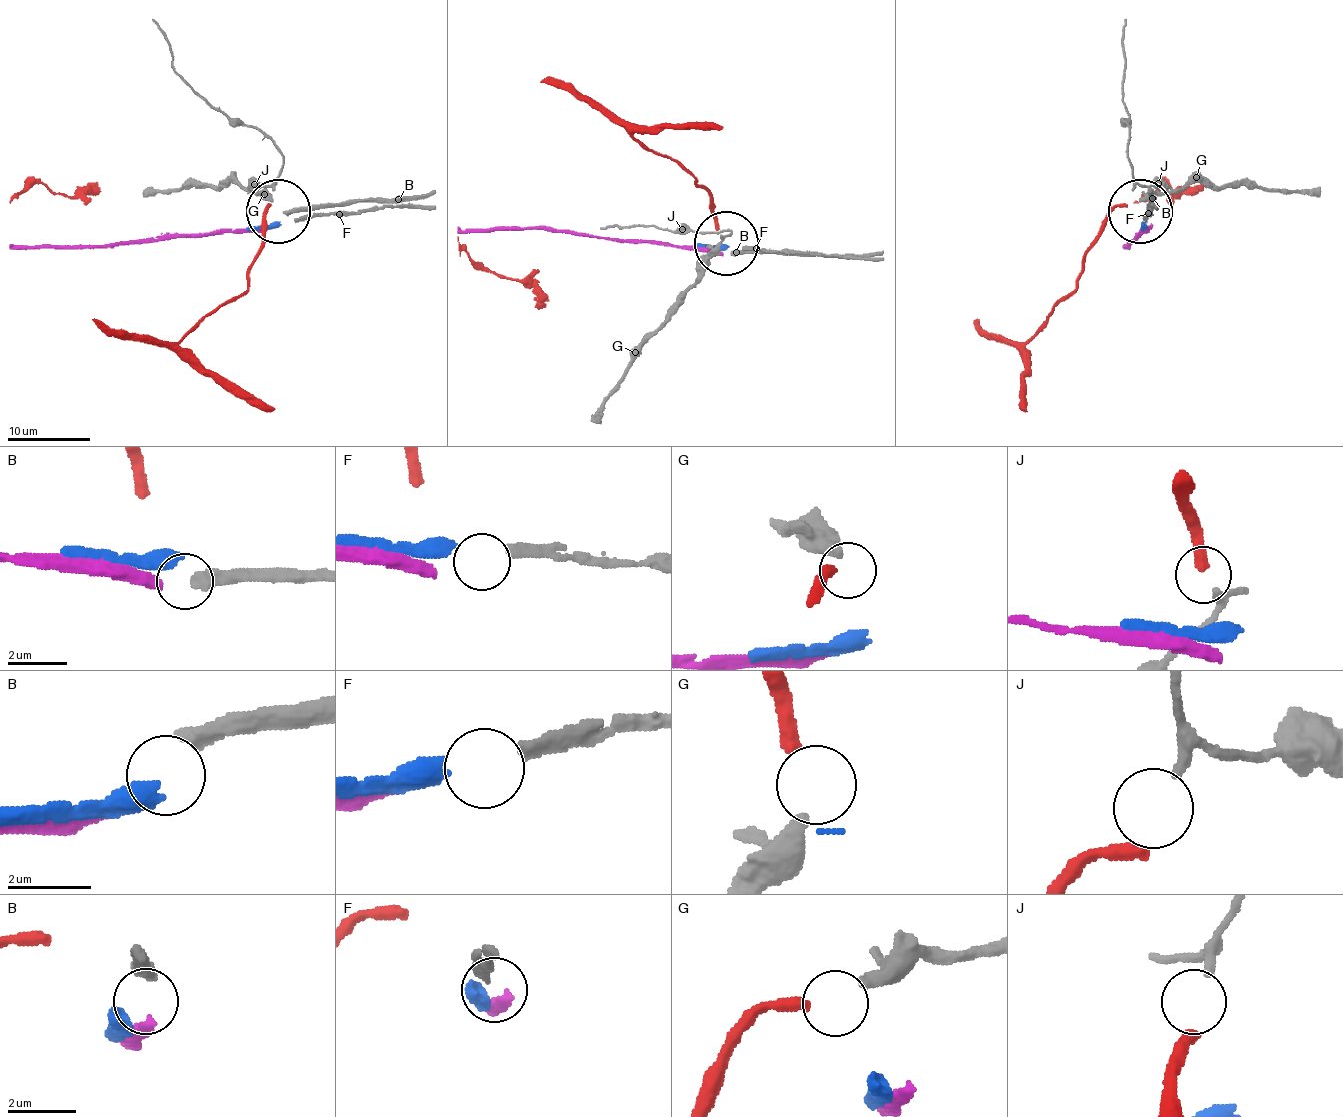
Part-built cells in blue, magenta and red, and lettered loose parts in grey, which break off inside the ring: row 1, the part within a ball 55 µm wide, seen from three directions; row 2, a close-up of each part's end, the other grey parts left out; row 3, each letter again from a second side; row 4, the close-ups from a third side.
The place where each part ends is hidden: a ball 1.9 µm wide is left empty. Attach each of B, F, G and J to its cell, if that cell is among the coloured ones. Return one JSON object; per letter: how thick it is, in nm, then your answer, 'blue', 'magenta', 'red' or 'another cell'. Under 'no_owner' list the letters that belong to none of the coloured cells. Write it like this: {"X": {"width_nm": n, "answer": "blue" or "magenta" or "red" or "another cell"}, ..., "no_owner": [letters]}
{"B": {"width_nm": 500, "answer": "magenta"}, "F": {"width_nm": 280, "answer": "blue"}, "G": {"width_nm": 440, "answer": "red"}, "J": {"width_nm": 200, "answer": "another cell"}, "no_owner": ["J"]}

